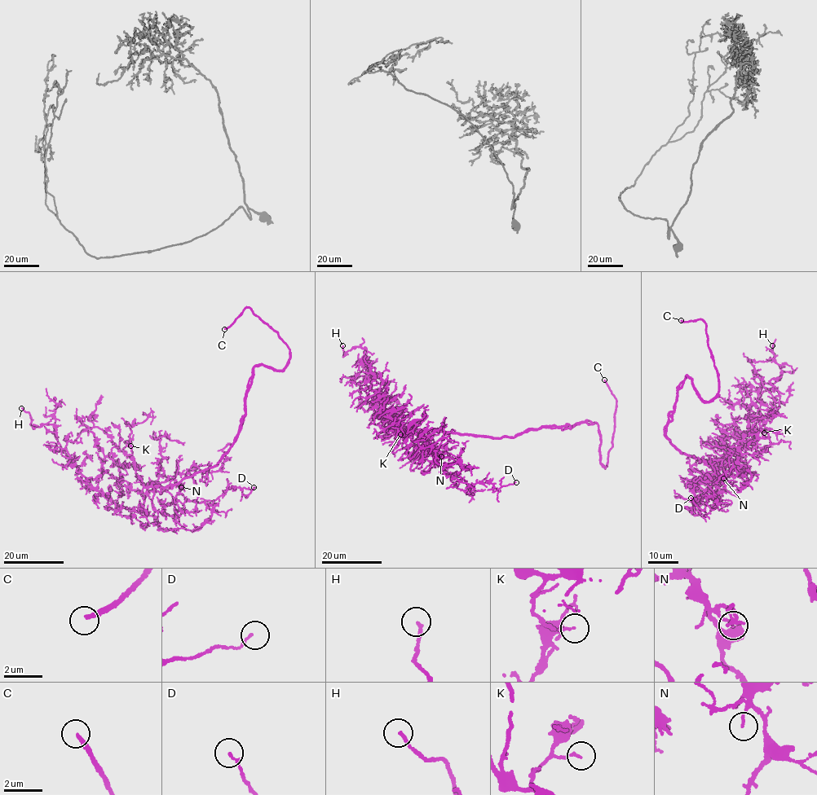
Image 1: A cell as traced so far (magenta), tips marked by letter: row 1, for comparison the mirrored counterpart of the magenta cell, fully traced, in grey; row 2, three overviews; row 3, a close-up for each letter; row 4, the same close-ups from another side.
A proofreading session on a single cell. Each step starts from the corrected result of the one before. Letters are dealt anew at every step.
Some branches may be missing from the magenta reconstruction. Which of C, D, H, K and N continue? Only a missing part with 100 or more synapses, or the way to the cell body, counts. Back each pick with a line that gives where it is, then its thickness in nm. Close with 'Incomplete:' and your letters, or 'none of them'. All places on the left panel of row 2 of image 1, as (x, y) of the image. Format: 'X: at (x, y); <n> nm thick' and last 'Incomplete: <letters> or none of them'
C: at (224, 329); 180 nm thick
Incomplete: C

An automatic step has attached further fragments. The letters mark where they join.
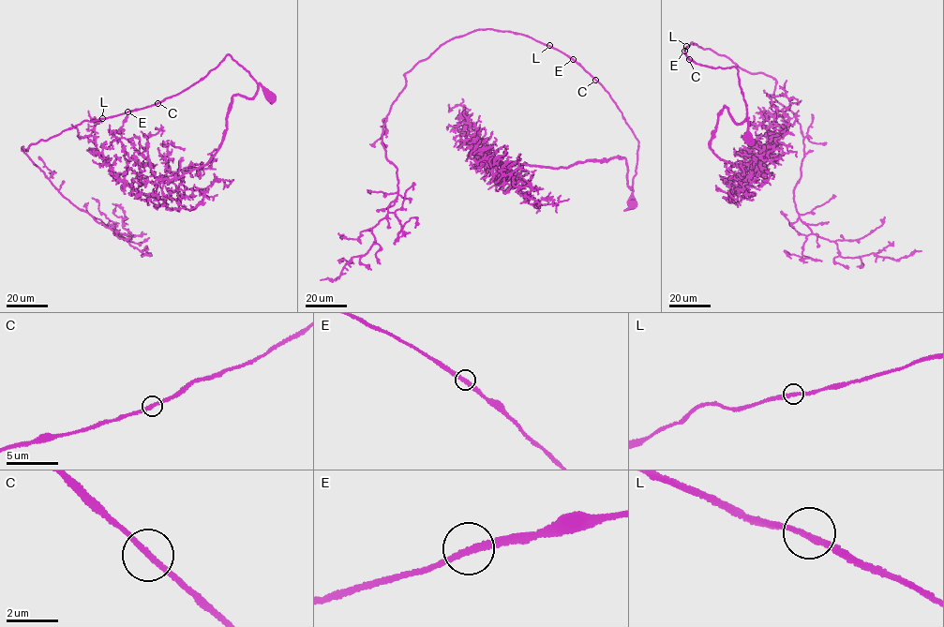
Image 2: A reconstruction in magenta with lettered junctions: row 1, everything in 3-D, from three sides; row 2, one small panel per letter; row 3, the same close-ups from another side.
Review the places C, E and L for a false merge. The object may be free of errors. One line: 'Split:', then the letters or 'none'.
Split: none

